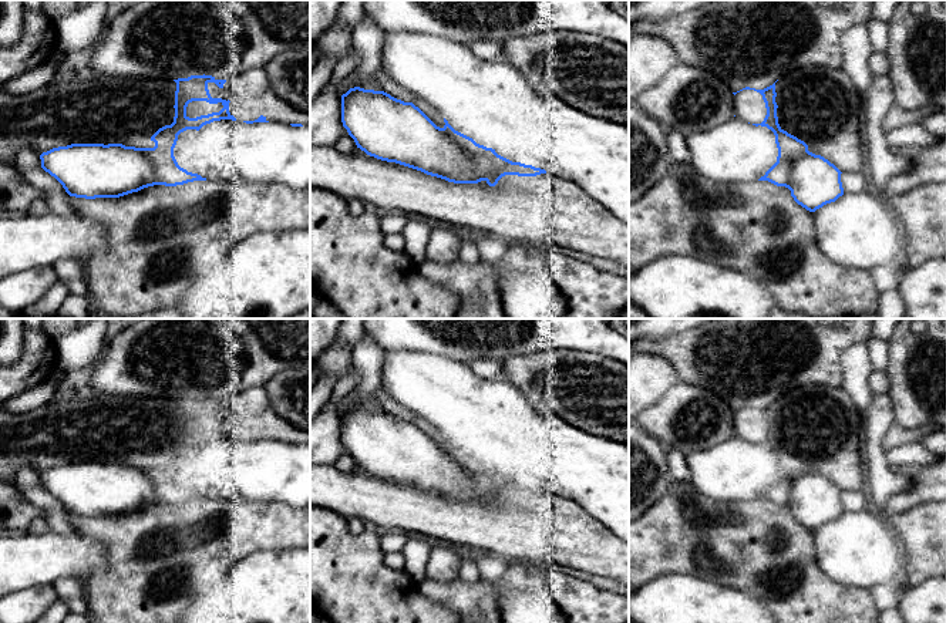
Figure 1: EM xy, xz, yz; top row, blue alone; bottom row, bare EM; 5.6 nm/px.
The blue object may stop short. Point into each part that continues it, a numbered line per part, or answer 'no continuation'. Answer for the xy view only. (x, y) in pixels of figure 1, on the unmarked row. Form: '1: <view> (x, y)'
no continuation

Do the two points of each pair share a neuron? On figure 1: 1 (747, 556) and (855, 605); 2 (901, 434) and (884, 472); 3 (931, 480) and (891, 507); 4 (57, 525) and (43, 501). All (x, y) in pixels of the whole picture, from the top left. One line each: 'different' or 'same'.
1: same
2: different
3: same
4: same

